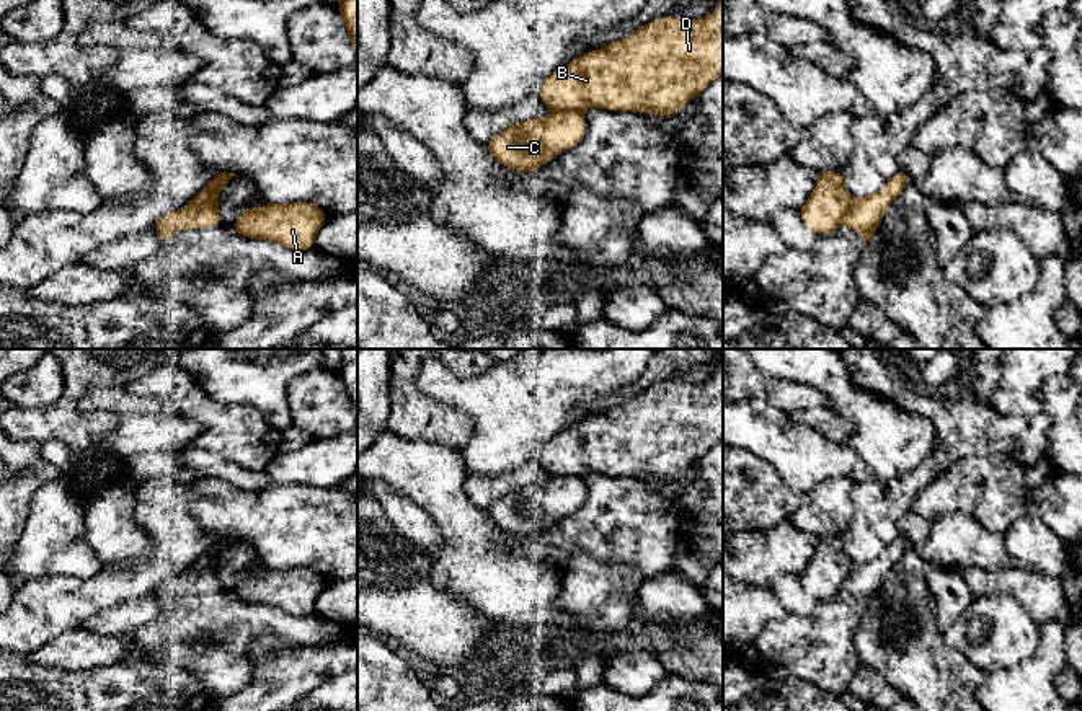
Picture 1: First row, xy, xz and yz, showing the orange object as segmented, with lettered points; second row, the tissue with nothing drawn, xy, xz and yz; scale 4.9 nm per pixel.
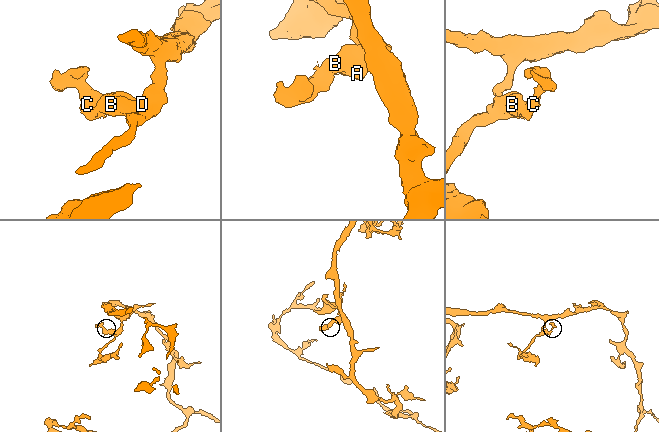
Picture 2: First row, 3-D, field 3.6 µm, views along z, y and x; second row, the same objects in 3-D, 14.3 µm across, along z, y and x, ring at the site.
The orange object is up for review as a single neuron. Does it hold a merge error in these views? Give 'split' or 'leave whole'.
split

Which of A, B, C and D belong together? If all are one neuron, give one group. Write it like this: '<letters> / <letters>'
A B D / C

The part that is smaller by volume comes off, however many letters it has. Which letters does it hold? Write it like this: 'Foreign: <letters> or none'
Foreign: C

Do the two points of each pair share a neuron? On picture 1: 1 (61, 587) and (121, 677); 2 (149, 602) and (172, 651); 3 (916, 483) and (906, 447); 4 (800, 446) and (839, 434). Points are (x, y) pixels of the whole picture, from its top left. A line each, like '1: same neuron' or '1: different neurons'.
1: different neurons
2: different neurons
3: different neurons
4: different neurons

